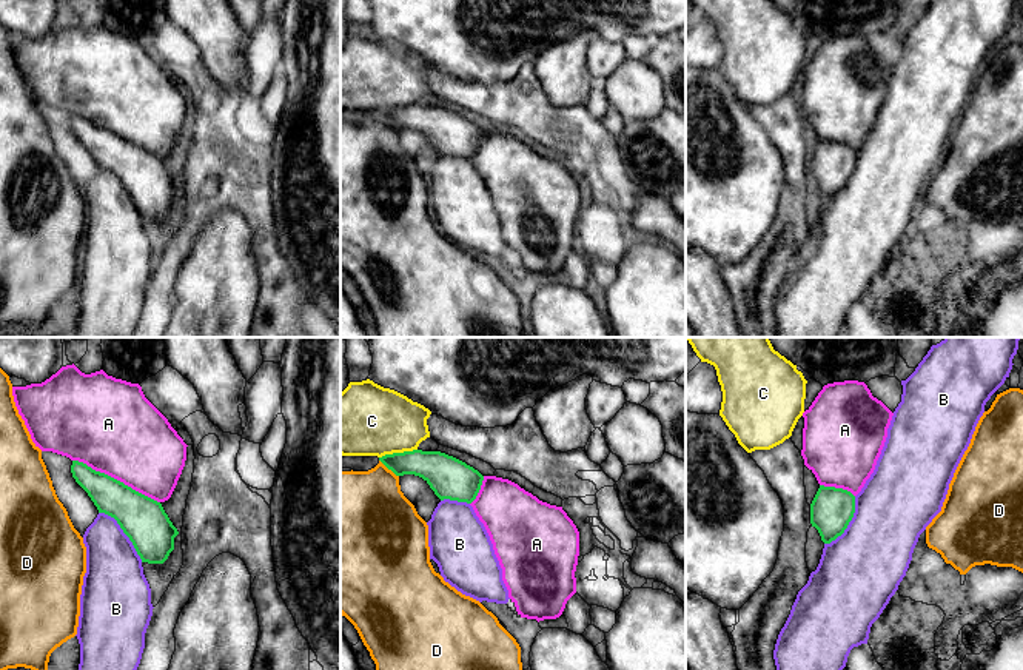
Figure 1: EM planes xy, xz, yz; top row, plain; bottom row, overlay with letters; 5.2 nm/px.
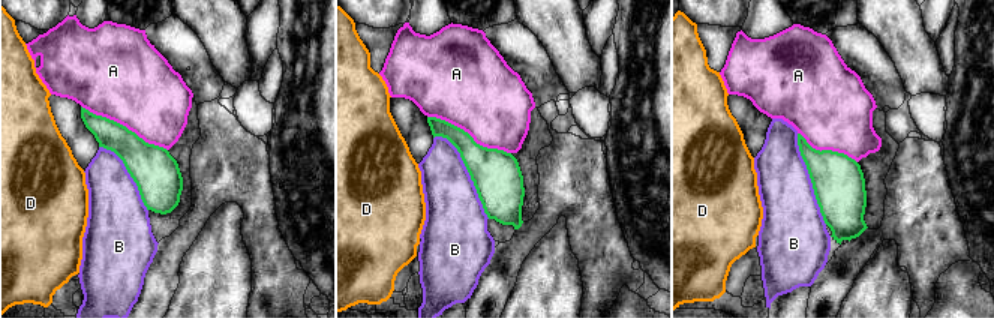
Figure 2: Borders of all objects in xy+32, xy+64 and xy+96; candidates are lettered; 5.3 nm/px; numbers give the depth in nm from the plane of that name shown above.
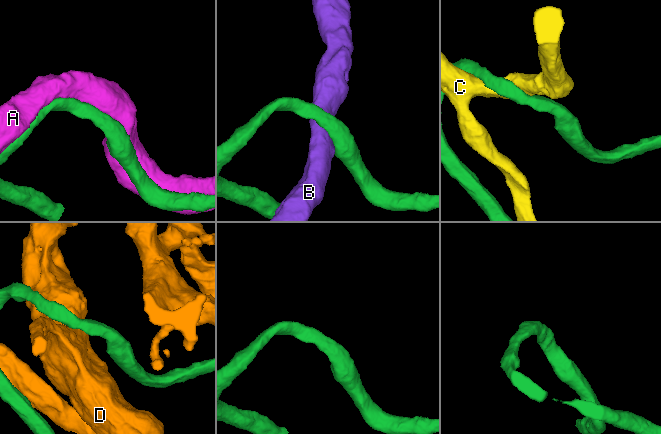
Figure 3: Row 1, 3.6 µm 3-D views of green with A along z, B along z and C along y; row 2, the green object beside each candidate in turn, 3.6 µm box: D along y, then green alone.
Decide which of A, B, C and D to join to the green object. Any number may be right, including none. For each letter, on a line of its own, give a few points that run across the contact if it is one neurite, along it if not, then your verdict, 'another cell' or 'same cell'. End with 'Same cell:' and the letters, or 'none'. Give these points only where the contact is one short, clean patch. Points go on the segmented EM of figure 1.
A: same cell
B: another cell
C: another cell
D: another cell
Same cell: A

